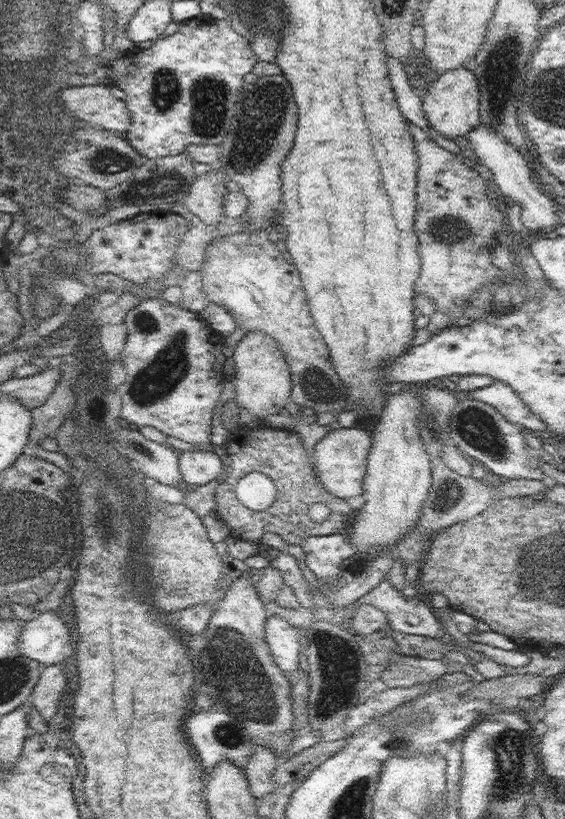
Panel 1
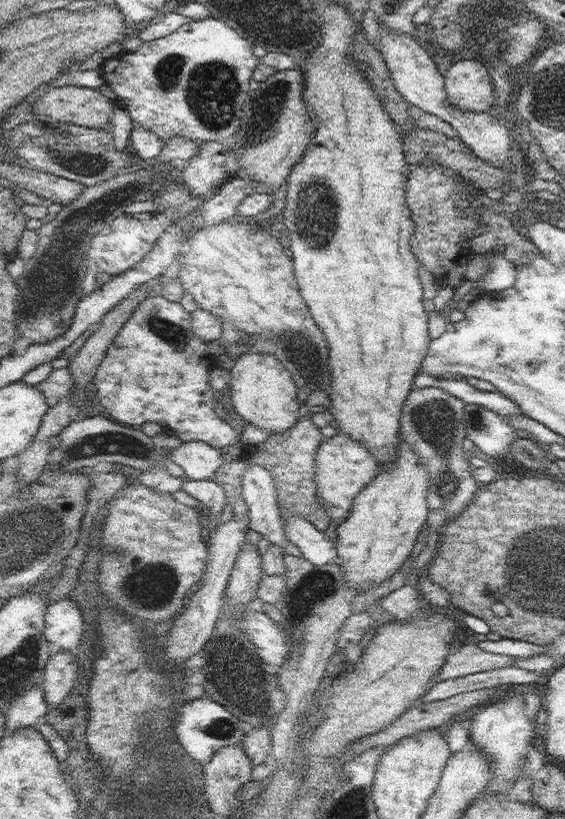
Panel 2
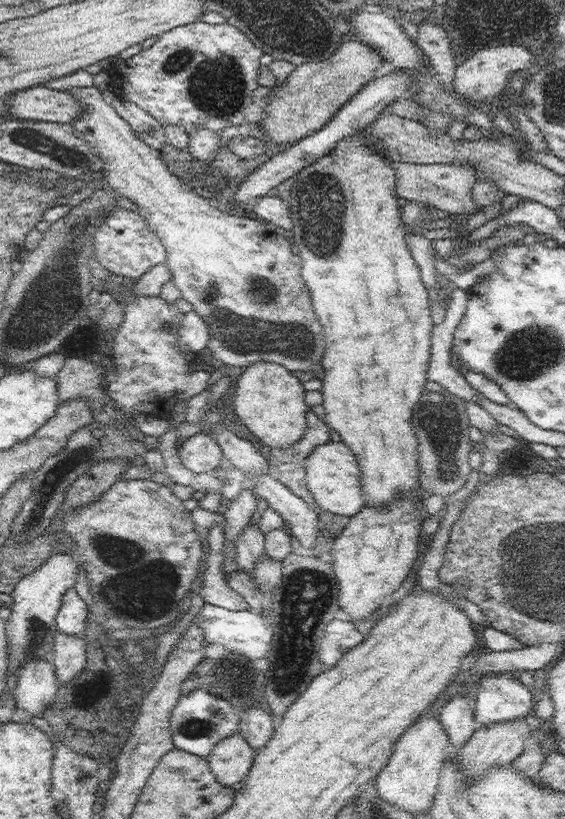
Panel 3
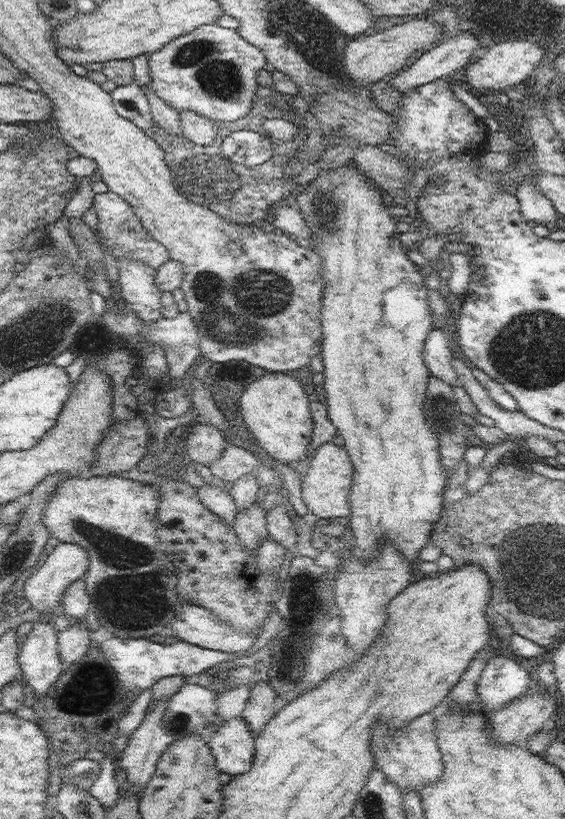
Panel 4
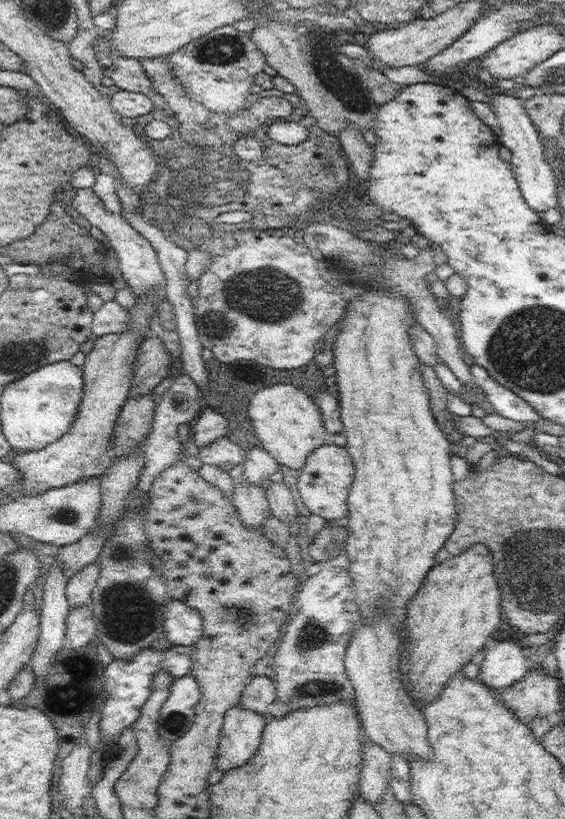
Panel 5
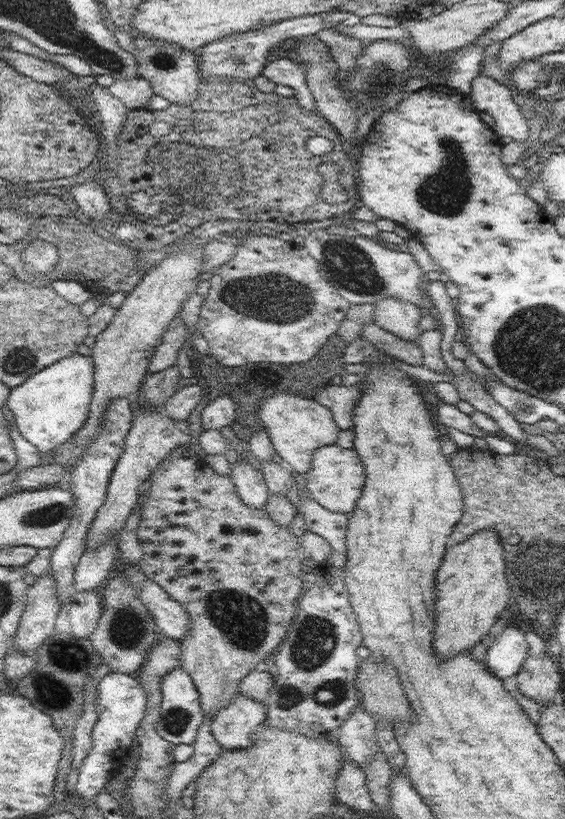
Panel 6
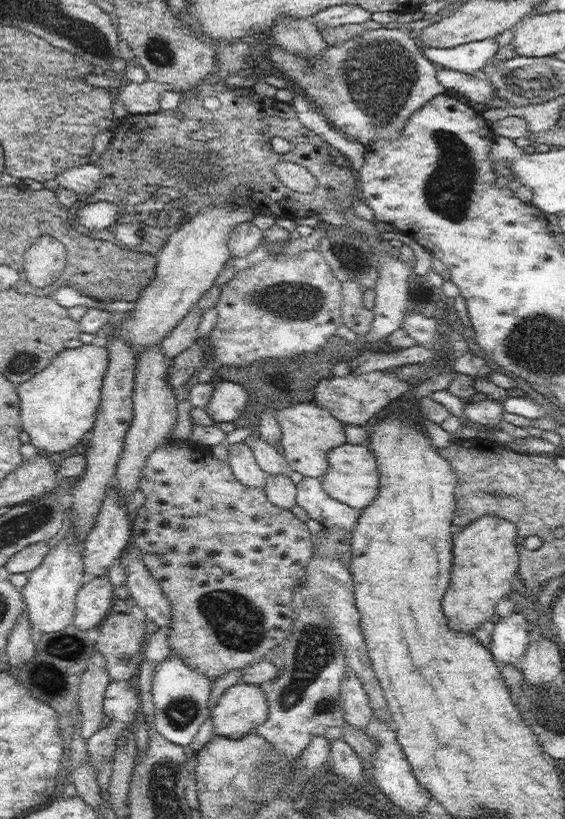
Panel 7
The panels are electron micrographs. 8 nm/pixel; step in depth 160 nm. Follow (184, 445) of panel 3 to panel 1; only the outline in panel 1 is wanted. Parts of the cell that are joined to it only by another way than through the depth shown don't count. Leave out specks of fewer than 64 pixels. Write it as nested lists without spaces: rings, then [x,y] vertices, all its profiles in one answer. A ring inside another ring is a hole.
[[[192,450],[179,454],[179,469],[184,484],[205,485],[221,478],[222,460],[212,451]]]

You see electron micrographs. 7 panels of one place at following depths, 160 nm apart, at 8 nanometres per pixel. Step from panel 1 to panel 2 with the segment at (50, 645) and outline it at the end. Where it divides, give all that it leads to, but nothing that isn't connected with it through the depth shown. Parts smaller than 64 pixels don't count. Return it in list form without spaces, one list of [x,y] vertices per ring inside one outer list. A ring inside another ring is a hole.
[[[62,599],[47,606],[44,638],[55,649],[72,651],[82,640],[84,620],[80,608],[72,600]]]

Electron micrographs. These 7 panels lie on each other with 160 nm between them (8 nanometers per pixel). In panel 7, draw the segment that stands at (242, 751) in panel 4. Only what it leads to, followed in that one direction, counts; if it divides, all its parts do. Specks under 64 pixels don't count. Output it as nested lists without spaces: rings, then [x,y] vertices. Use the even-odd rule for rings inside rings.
[[[239,682],[227,688],[211,708],[216,735],[240,740],[266,722],[267,696],[258,685]]]

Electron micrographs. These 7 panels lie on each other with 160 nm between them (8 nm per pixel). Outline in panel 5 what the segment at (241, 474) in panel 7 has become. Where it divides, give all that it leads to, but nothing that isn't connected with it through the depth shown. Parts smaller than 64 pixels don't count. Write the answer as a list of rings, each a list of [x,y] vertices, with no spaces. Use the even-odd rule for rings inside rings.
[[[247,480],[236,481],[232,499],[238,516],[247,527],[261,527],[271,514],[266,493],[264,488]]]

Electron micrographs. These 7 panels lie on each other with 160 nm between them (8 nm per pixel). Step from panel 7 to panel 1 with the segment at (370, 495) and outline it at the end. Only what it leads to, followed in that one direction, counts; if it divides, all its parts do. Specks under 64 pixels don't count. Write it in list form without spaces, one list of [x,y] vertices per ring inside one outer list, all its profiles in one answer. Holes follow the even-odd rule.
[[[355,427],[334,429],[314,447],[313,456],[319,479],[330,495],[341,500],[363,494],[367,460],[372,446],[371,433]]]

